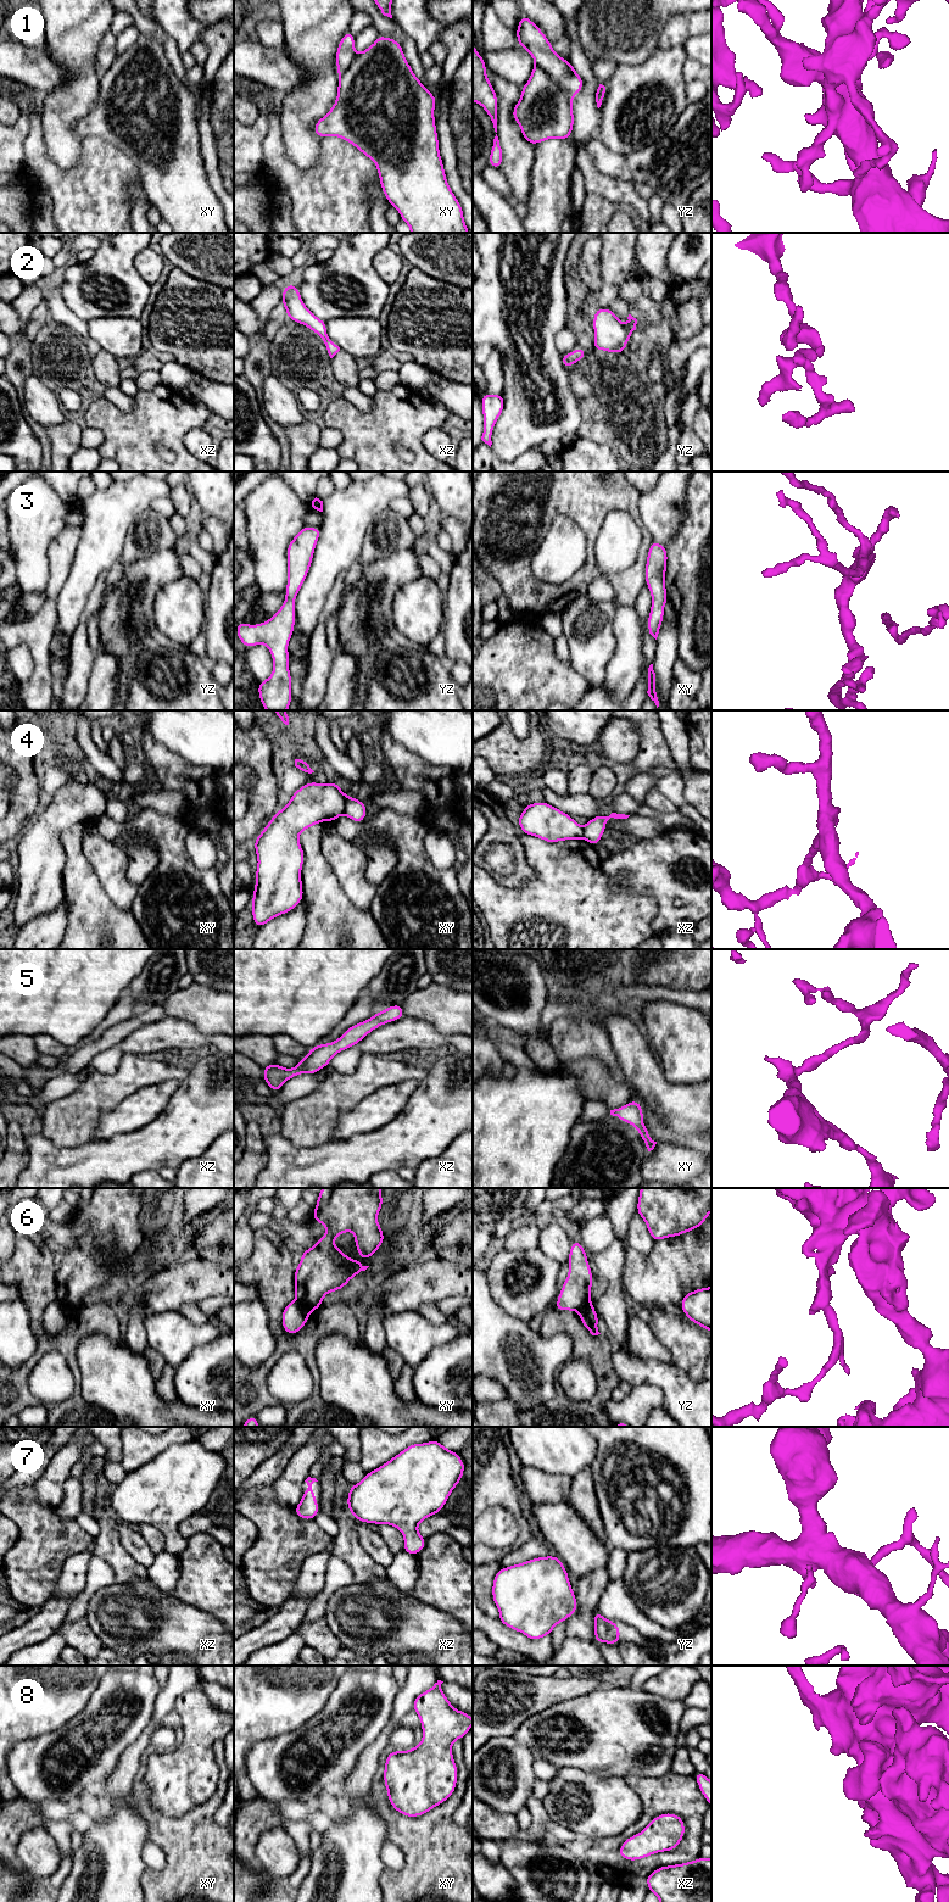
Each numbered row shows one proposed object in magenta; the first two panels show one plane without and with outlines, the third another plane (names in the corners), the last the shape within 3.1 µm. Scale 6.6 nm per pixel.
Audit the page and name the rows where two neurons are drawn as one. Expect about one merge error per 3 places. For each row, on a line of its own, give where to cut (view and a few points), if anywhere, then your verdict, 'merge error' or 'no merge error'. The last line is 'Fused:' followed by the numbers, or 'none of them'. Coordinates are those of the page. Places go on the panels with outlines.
1: cut yz (536, 63), (571, 96); merge error
2: cut none; no merge error
3: cut none; no merge error
4: cut xy (350, 796), (342, 813); merge error
5: cut none; no merge error
6: cut xy (296, 1299), (310, 1312); merge error
7: cut none; no merge error
8: cut none; no merge error
Fused: 1, 4, 6

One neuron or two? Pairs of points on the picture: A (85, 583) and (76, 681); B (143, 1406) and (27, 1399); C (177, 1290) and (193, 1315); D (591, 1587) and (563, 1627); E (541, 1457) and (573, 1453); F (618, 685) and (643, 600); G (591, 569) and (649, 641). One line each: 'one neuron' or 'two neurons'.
A: two neurons
B: two neurons
C: two neurons
D: one neuron
E: one neuron
F: two neurons
G: two neurons

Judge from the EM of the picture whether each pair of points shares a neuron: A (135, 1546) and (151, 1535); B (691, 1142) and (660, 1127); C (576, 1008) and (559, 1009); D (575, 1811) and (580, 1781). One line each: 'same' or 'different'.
A: different
B: same
C: same
D: same

